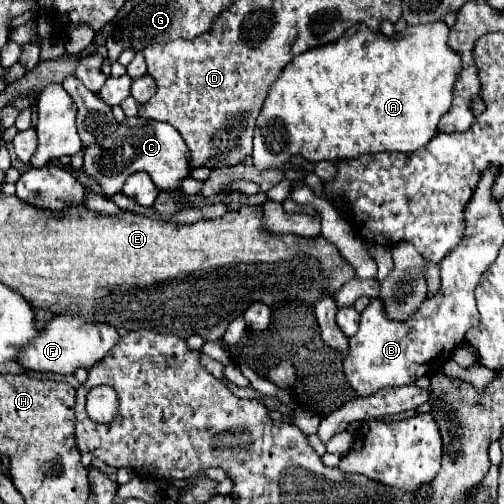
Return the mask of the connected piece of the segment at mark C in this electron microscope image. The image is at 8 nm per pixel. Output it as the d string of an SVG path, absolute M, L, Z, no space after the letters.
M126 117L124 123L118 127L118 131L98 143L84 145L84 165L82 171L92 177L106 199L114 197L114 187L118 187L118 181L128 179L128 171L146 171L152 181L160 187L160 191L180 191L178 183L190 175L188 169L188 147L184 145L184 139L180 133L168 125L158 121L144 121L142 117Z

